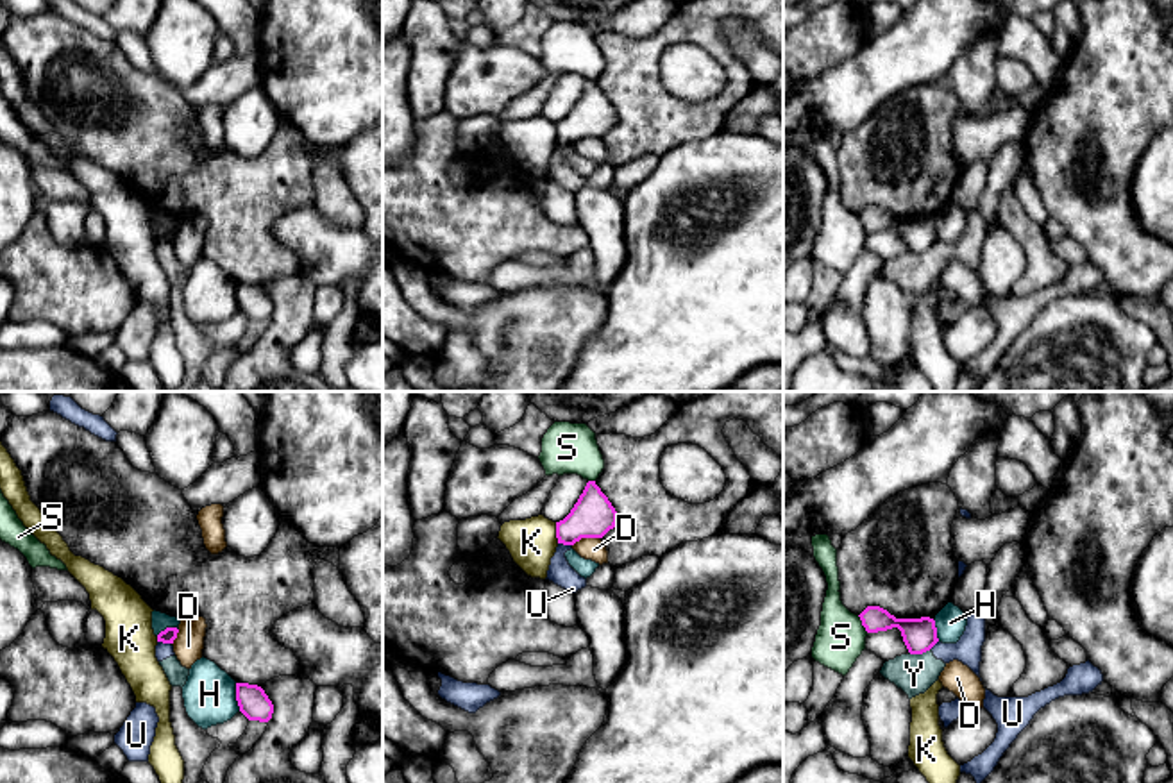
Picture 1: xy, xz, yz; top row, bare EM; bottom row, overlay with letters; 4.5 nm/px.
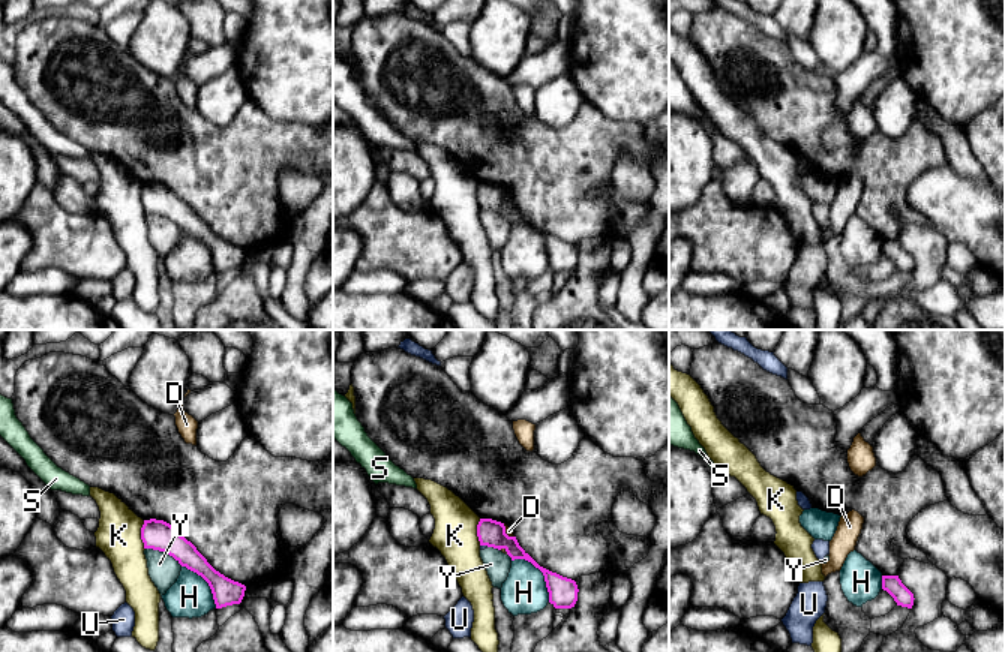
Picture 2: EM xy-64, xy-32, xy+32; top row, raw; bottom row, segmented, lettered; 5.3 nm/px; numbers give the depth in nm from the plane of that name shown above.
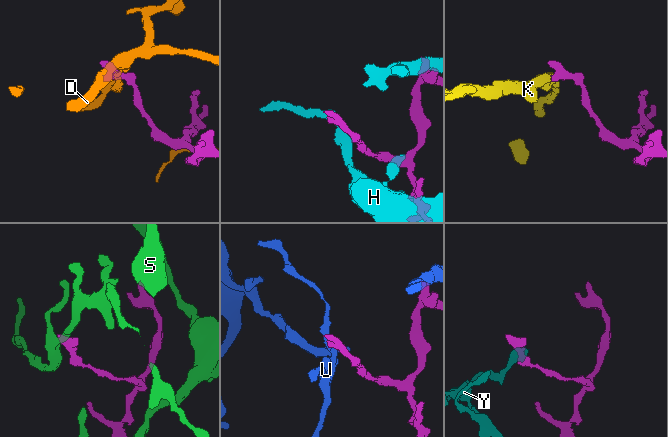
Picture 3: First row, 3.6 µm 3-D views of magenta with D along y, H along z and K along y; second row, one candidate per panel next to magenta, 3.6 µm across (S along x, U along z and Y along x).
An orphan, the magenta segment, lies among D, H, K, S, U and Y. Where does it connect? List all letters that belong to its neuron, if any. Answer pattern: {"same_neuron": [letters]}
{"same_neuron": ["H"]}

